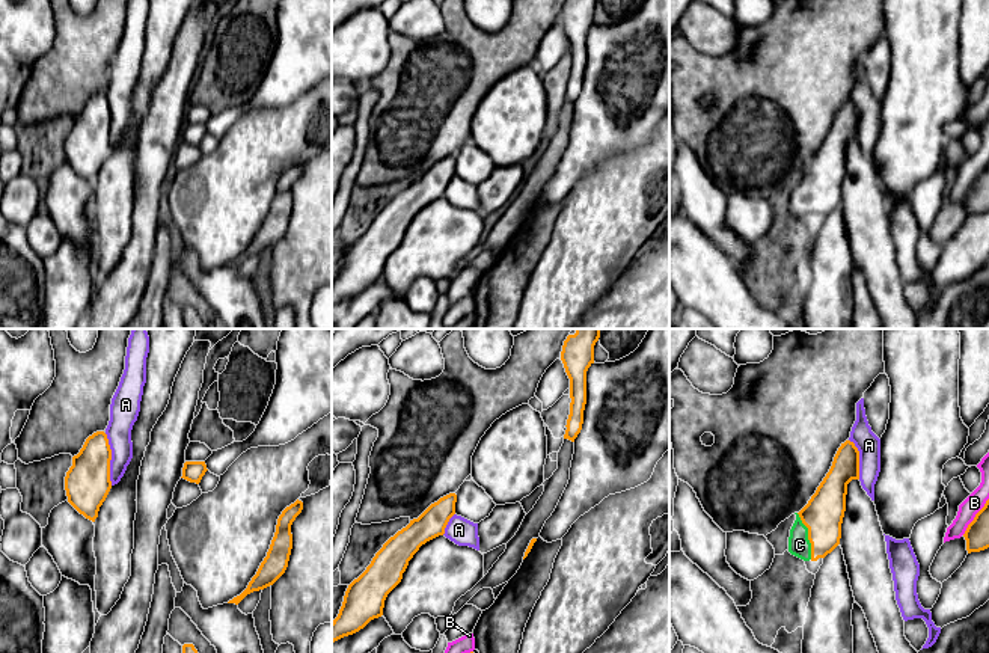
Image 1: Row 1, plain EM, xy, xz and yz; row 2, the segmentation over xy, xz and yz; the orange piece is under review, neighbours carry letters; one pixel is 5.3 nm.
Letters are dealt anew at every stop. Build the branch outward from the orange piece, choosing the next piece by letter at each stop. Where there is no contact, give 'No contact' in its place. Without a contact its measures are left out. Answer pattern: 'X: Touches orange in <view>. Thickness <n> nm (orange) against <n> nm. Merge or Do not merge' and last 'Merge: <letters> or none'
A: Touches orange in xy. Thickness 240 nm (orange) against 140 nm. Do not merge
B: Touches orange in yz. Thickness 130 nm (orange) against 100 nm. Do not merge
C: Touches orange in yz. Thickness 220 nm (orange) against 120 nm. Merge
Merge: C

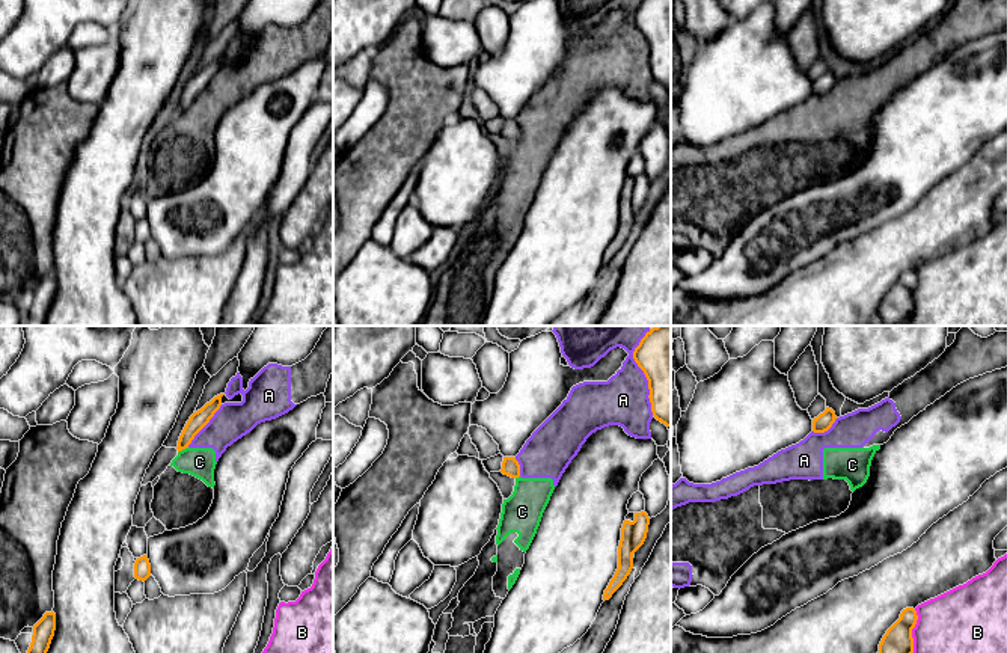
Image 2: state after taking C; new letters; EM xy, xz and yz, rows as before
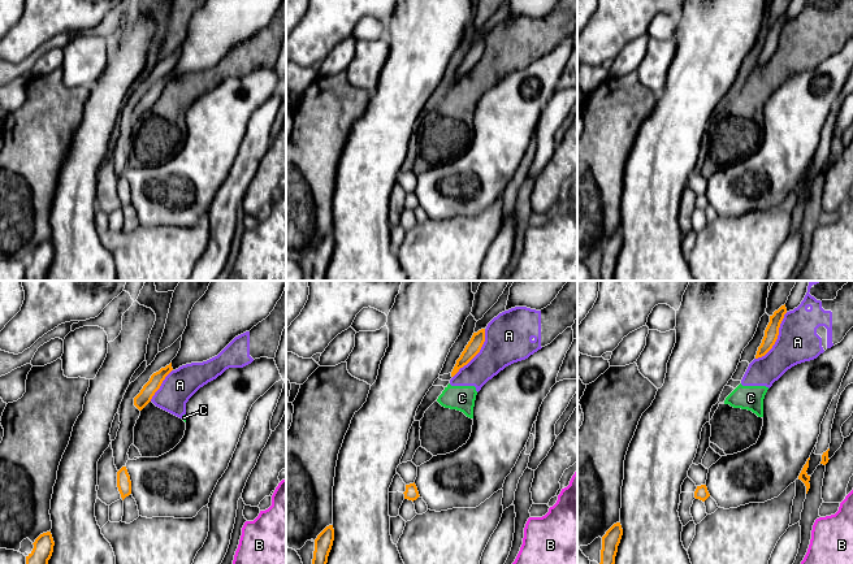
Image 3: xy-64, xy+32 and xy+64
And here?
A: Touches orange in xz. Thickness 280 nm (orange) against 280 nm. Do not merge
B: Touches orange in yz. Thickness 170 nm (orange) against 500 nm. Do not merge
C: Touches orange in xy. Thickness 90 nm (orange) against 160 nm. Do not merge
Merge: none

